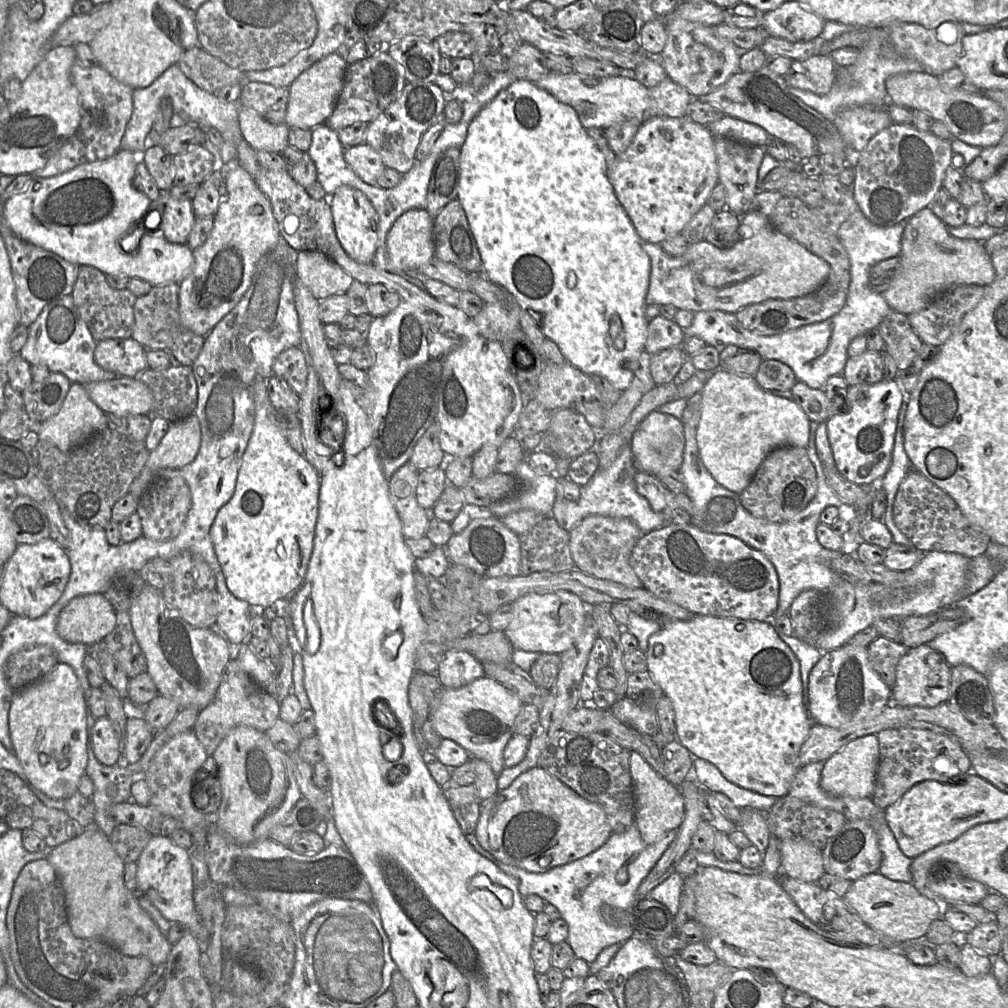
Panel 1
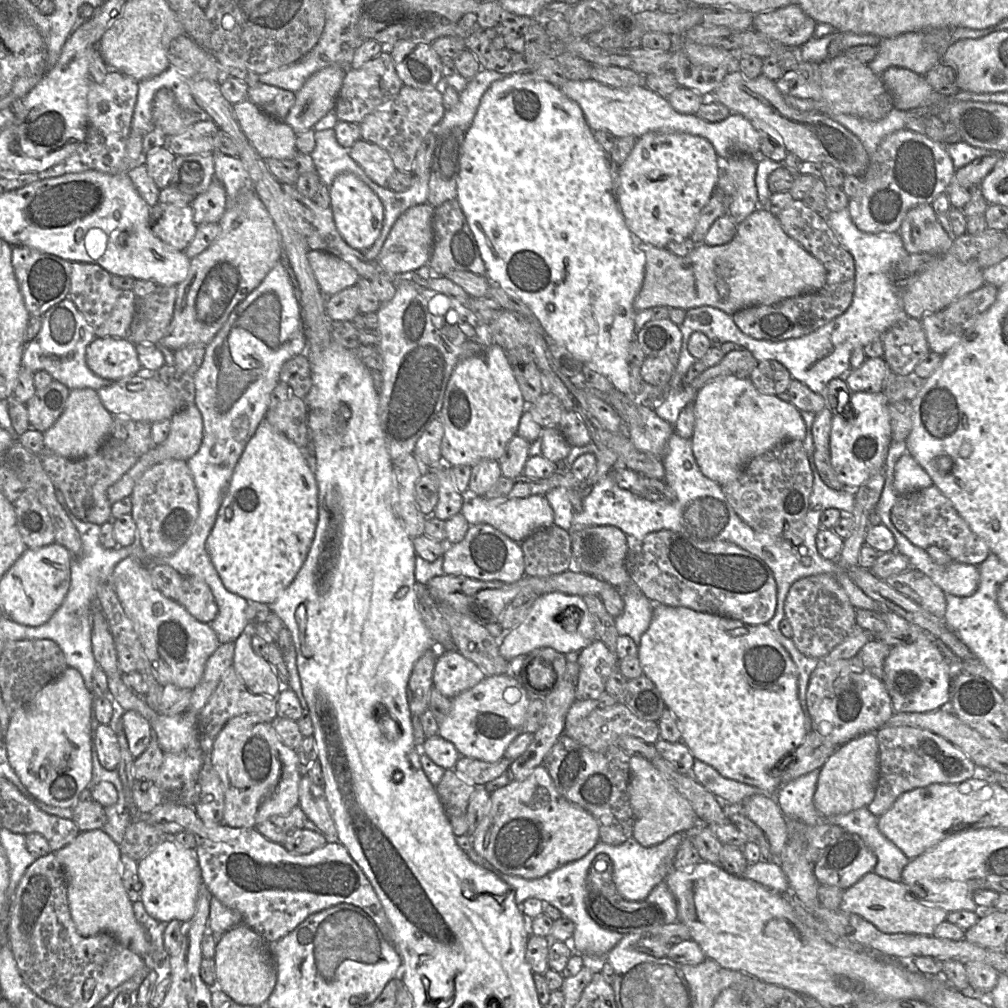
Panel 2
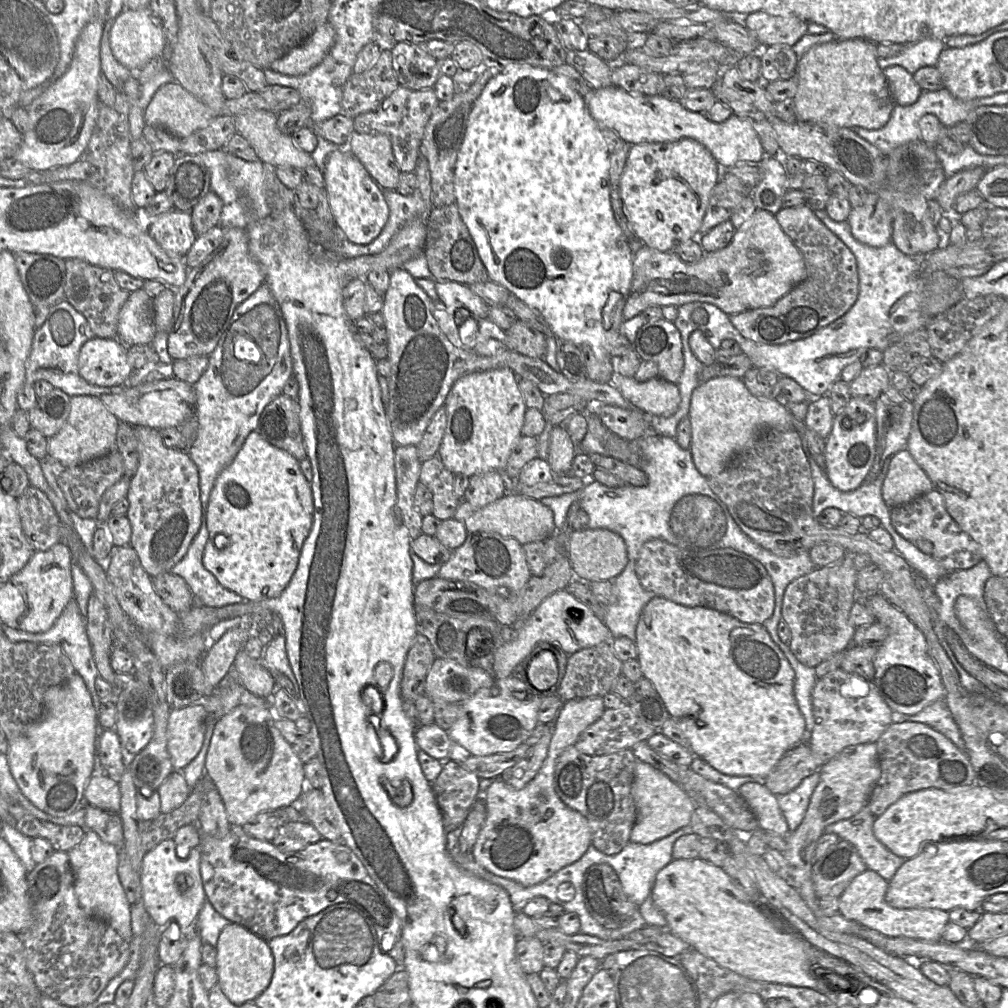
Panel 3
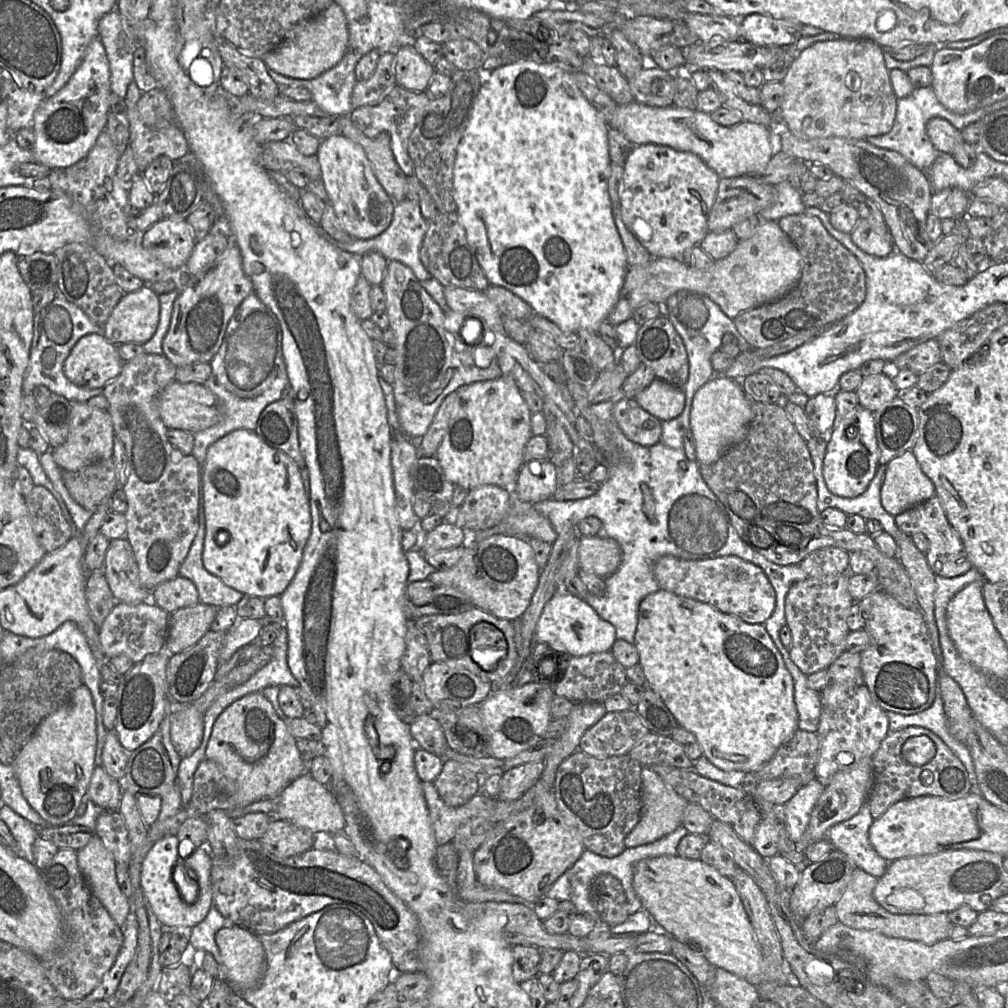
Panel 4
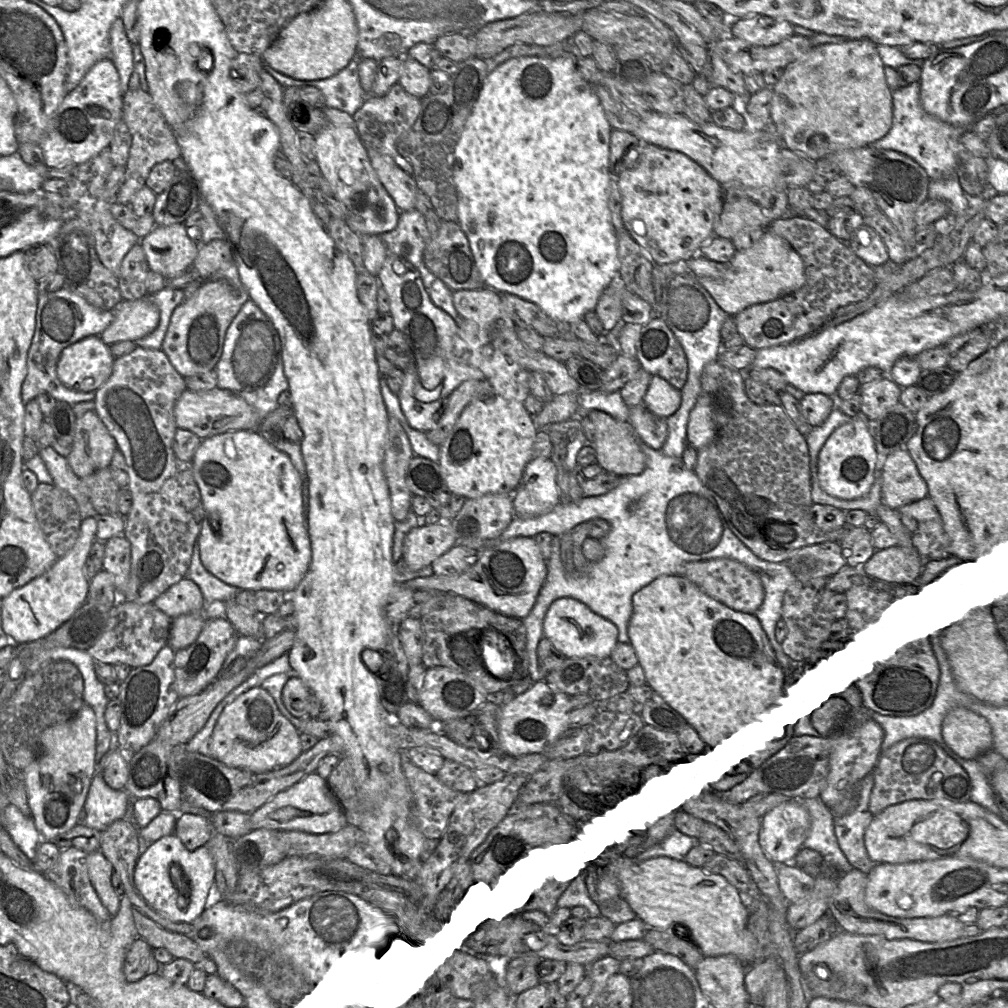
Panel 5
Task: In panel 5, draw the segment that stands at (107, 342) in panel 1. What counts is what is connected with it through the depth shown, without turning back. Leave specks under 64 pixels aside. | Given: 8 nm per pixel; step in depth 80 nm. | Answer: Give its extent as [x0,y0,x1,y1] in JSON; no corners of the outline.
[57,336,114,392]

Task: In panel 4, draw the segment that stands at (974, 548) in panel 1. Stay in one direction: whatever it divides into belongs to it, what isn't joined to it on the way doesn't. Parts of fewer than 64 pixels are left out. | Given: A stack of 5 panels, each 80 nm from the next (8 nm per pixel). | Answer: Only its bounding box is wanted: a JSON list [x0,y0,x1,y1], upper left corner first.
[894,495,973,578]

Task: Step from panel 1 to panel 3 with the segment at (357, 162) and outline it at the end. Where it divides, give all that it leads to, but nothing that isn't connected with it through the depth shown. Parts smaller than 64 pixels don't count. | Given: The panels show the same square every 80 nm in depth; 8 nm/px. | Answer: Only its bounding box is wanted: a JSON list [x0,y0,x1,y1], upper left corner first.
[339,131,401,190]

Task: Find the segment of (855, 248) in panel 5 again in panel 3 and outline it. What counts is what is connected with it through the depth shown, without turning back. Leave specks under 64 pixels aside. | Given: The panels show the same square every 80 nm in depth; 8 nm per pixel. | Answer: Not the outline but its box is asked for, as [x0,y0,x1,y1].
[847,193,892,247]

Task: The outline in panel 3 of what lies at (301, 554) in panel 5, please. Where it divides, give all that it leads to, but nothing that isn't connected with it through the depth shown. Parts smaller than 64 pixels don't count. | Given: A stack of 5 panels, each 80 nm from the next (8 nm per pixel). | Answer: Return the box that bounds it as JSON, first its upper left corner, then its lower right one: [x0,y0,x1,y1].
[203,430,313,601]

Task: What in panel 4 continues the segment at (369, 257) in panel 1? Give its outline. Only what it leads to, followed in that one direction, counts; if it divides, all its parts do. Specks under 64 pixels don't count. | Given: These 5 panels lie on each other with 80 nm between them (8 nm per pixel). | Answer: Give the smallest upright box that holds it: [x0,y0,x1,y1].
[316,136,394,240]

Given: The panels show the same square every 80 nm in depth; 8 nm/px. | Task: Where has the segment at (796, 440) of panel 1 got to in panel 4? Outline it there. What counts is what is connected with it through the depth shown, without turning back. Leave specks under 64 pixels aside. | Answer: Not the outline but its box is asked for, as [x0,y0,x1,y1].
[690,375,753,464]

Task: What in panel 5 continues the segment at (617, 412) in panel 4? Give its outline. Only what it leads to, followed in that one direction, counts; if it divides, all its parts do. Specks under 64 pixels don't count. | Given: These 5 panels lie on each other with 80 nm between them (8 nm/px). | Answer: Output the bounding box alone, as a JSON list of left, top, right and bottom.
[629,405,668,450]

